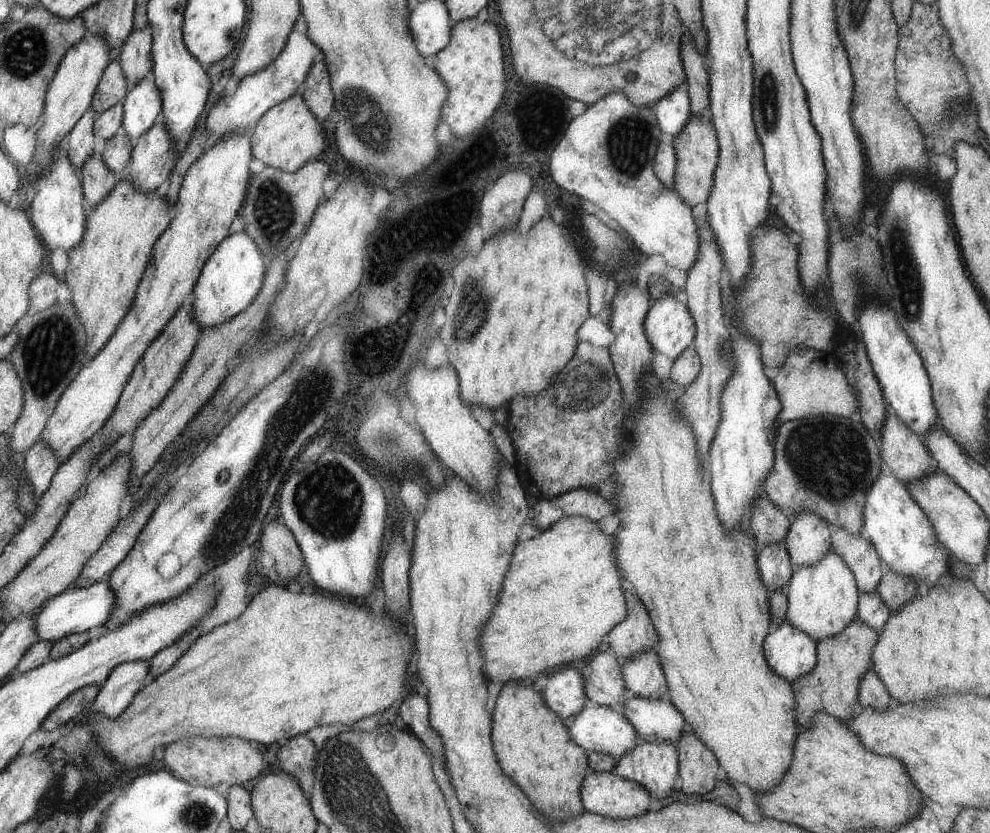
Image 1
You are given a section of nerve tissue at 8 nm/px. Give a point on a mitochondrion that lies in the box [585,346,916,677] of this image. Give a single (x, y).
(832, 461)

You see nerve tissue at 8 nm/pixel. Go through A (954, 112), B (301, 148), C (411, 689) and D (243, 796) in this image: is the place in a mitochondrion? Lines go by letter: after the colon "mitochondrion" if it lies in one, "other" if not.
A: mitochondrion
B: other
C: other
D: other

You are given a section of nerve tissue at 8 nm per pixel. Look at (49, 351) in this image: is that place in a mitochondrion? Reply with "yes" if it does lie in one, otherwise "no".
yes

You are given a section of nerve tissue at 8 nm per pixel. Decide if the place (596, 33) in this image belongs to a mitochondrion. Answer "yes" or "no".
yes

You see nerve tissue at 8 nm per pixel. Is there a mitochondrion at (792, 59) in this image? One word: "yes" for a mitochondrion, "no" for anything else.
no

